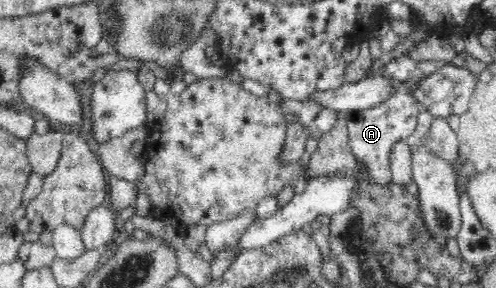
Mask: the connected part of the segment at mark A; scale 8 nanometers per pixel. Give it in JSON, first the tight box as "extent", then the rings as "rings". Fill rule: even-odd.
{"extent":[344,74,424,186],"rings":[[[420,74],[406,81],[391,79],[389,84],[391,93],[382,102],[372,108],[344,114],[352,153],[356,159],[369,166],[371,176],[383,186],[392,180],[390,163],[388,163],[388,154],[392,150],[392,144],[400,140],[406,141],[413,134],[417,127],[418,115],[424,109],[420,101],[413,96],[413,88],[419,82],[419,77]]]}

